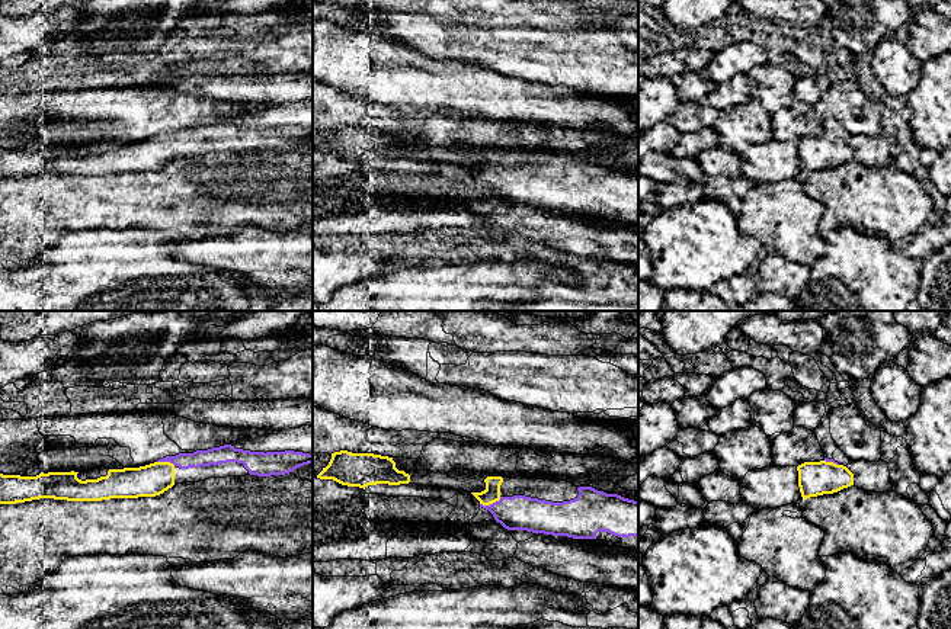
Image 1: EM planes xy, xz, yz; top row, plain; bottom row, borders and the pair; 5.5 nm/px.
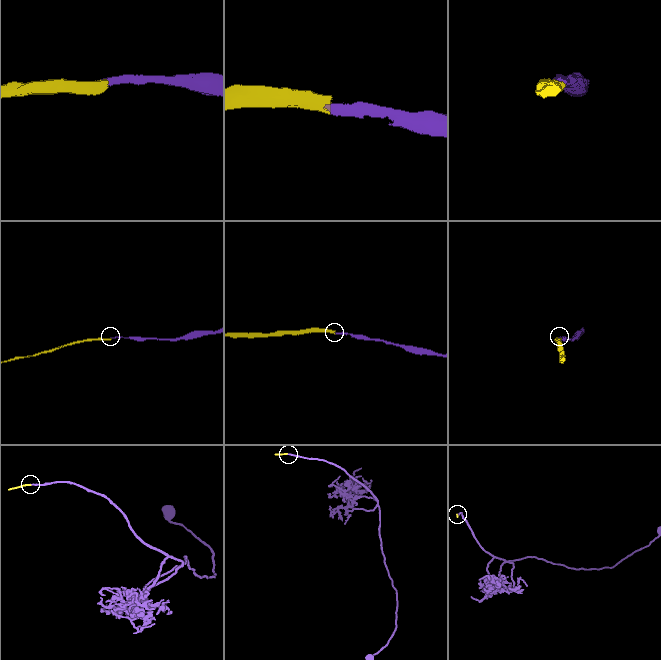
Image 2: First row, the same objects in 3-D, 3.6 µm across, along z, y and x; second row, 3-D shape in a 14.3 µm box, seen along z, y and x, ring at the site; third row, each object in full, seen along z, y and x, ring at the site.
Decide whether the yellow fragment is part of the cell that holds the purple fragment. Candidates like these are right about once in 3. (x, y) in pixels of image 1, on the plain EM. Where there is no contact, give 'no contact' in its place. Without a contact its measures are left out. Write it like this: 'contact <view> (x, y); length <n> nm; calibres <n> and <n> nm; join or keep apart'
contact xz (490, 179); length 130 nm; calibres 190 and 90 nm; join

